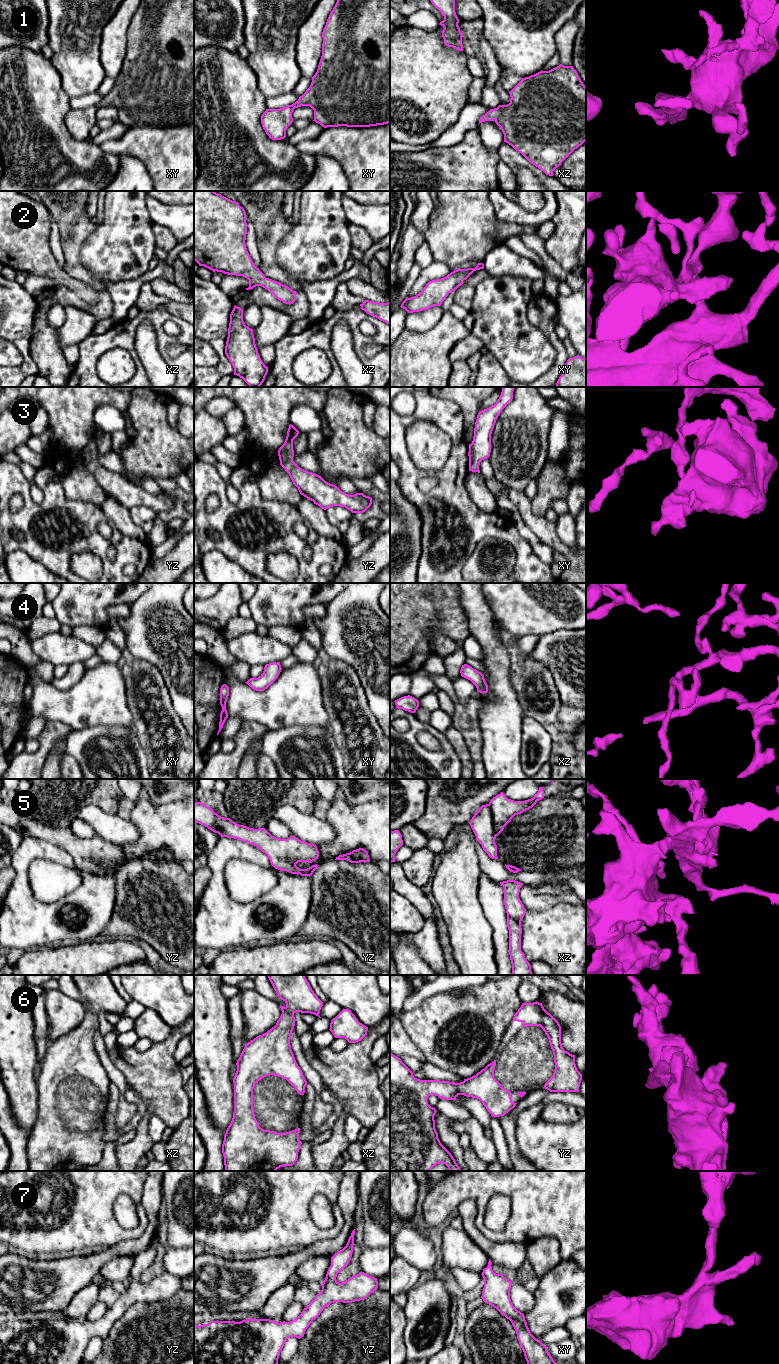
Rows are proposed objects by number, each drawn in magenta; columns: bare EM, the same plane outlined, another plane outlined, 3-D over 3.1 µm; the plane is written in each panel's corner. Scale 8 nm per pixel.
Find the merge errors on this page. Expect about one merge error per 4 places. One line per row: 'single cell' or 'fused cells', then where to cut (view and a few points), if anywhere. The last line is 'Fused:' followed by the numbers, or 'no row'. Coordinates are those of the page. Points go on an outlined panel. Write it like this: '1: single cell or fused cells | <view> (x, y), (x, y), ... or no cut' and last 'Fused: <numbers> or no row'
1: single cell | no cut
2: single cell | no cut
3: single cell | no cut
4: single cell | no cut
5: single cell | no cut
6: single cell | no cut
7: single cell | no cut
Fused: no row

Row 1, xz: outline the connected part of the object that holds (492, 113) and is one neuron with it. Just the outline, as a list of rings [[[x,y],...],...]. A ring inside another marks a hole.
[[[560,64],[549,71],[541,70],[522,78],[509,94],[510,103],[490,109],[479,119],[479,124],[494,120],[504,134],[504,142],[511,145],[546,175],[553,176],[553,171],[586,141],[586,86],[573,66]]]

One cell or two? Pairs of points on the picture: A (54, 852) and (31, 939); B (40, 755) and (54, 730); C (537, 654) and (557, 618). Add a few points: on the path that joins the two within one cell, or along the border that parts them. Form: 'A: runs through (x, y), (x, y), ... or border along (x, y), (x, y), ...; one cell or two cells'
A: runs through (27, 859), (22, 864), (22, 912); one cell
B: runs through (44, 749), (49, 736); one cell
C: border along (572, 629), (558, 629), (540, 636); two cells

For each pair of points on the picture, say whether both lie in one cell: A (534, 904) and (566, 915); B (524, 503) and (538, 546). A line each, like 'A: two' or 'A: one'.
A: two
B: two

